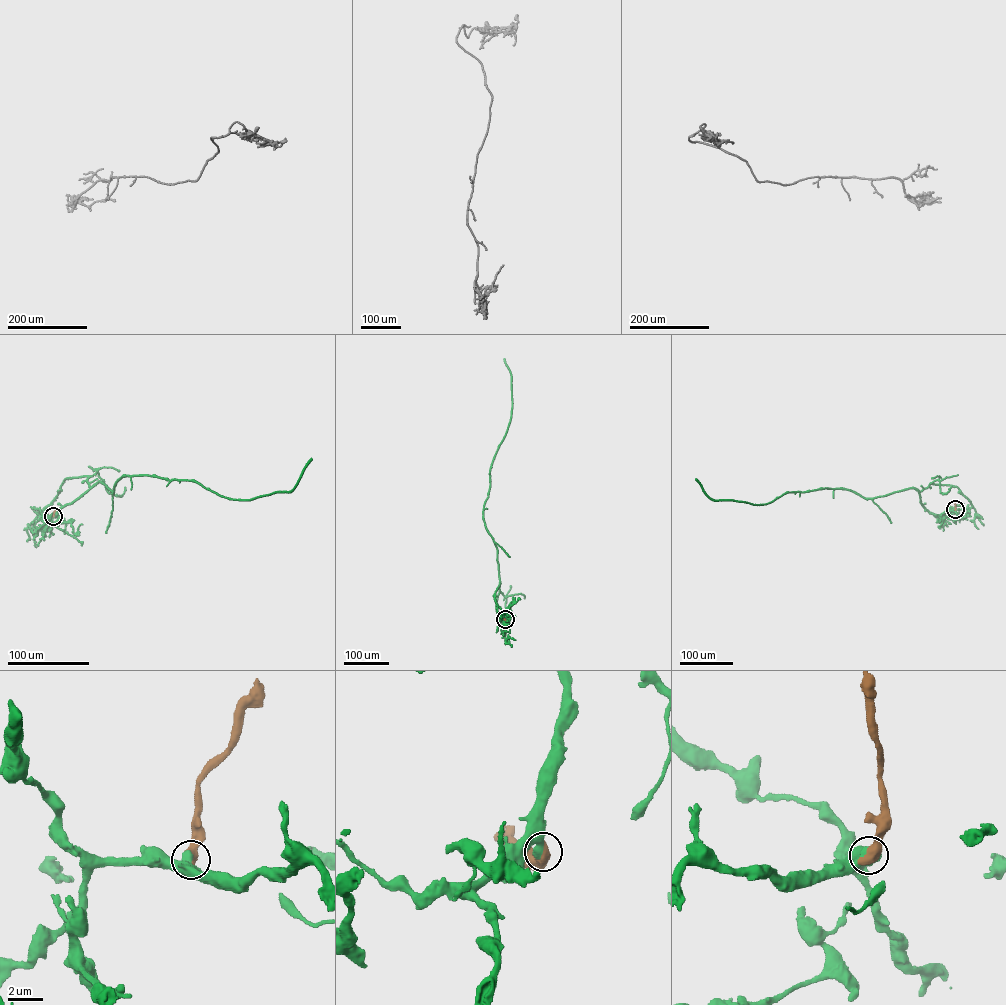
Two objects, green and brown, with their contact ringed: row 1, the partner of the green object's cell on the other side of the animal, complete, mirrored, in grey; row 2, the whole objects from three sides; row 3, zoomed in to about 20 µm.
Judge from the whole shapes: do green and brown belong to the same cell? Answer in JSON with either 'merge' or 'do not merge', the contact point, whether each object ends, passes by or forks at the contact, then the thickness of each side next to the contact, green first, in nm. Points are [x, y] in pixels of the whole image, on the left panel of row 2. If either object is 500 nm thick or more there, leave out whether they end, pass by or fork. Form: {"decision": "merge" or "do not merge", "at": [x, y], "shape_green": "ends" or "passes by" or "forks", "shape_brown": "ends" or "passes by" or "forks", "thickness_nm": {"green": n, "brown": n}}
{"decision": "merge", "at": [53, 516], "thickness_nm": {"green": 600, "brown": 700}}

